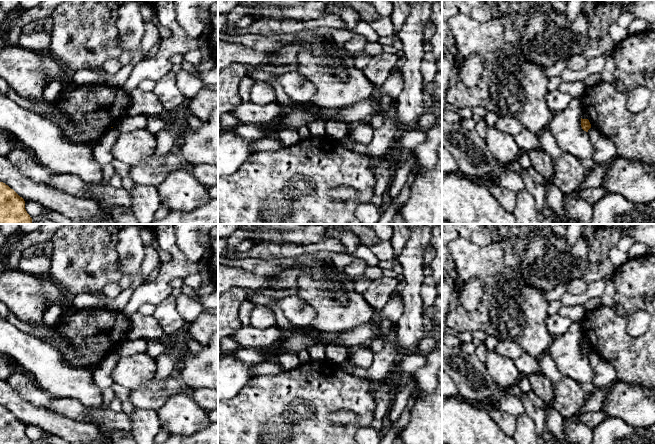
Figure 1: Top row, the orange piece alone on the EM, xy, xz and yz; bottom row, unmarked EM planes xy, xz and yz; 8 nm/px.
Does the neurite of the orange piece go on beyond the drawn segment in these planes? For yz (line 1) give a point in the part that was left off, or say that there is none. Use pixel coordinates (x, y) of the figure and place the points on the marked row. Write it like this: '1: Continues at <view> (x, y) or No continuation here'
1: No continuation here

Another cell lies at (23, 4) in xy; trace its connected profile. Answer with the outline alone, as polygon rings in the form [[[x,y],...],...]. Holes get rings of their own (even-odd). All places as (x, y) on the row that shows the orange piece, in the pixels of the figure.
[[[18,0],[19,1],[19,10],[20,9],[30,9],[37,6],[43,0]]]

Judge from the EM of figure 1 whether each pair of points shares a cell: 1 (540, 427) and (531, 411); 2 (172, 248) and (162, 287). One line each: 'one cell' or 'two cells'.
1: one cell
2: one cell

